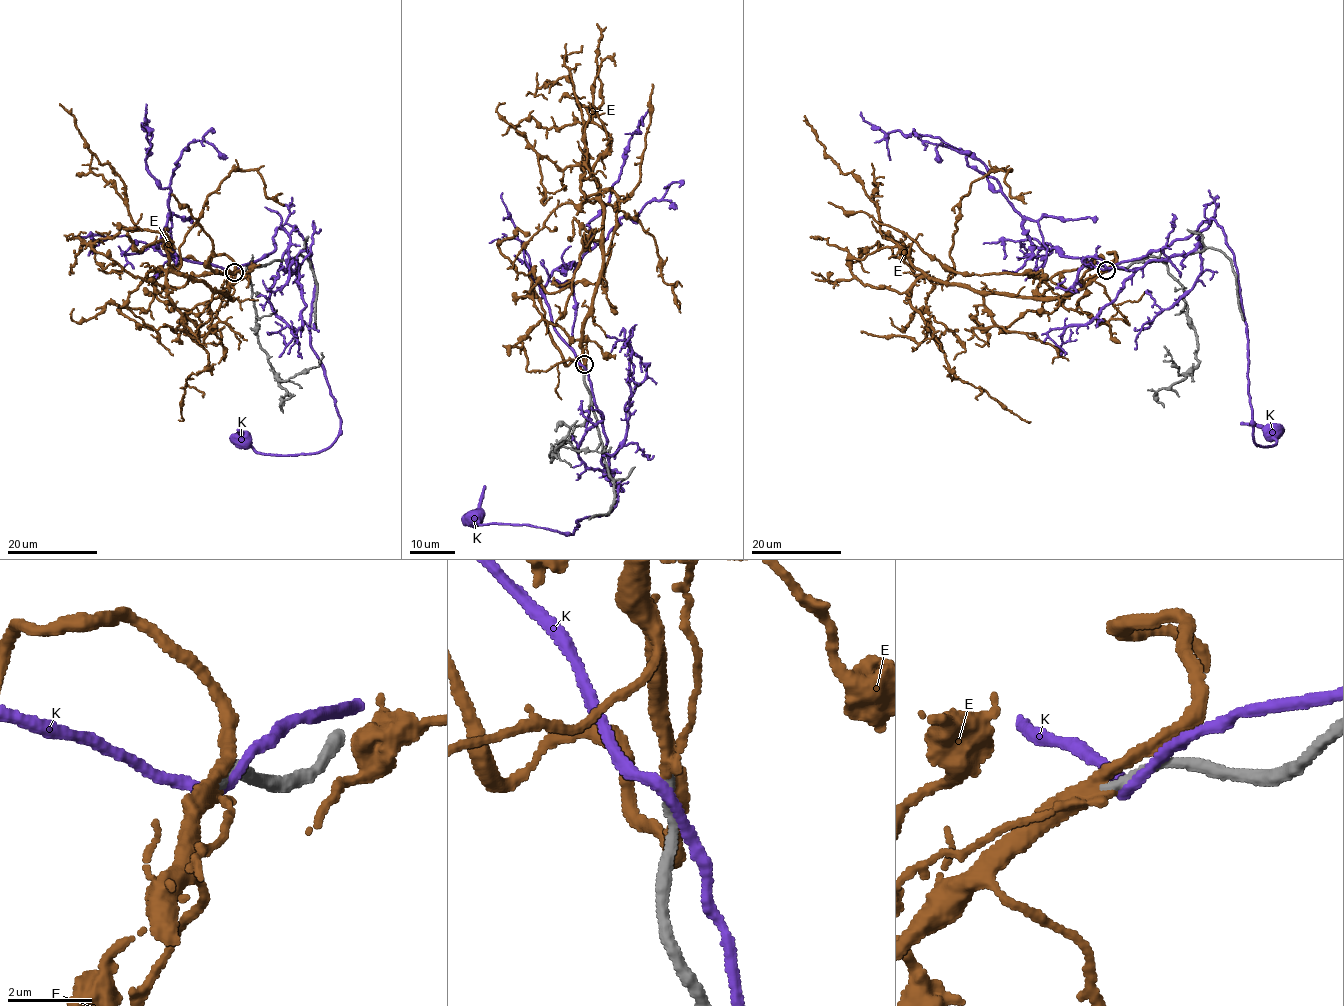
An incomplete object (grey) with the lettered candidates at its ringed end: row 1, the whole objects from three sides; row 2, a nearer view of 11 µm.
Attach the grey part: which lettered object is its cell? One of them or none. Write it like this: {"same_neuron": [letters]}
{"same_neuron": ["E"]}

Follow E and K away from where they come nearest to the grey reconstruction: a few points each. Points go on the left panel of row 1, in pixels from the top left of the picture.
E: (234, 270), (224, 254), (191, 257), (149, 278), (155, 288), (222, 273), (207, 262), (211, 239), (171, 194)
K: (235, 271), (274, 252), (278, 228), (303, 237), (310, 346), (340, 418), (306, 454), (243, 439)

